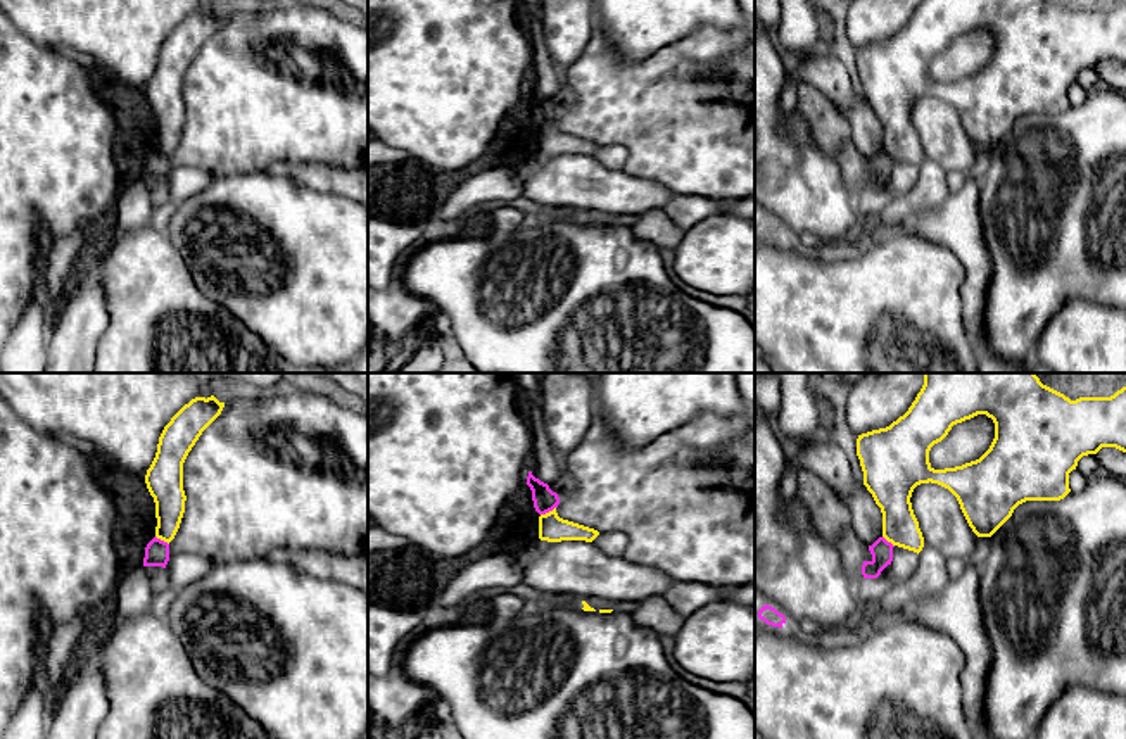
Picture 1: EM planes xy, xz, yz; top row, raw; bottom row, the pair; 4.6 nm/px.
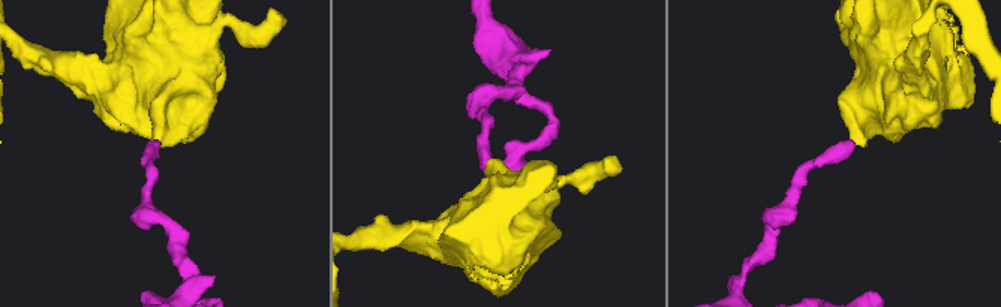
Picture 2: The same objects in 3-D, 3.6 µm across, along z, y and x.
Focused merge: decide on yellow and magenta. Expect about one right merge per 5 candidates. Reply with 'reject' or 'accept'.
reject

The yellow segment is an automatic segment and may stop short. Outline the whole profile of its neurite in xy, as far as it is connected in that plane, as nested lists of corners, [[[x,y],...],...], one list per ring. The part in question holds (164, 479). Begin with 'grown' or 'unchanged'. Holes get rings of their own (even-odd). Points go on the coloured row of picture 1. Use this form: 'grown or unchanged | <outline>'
unchanged | [[[214,395],[207,399],[195,397],[171,418],[159,437],[157,452],[147,470],[145,483],[155,502],[155,537],[168,544],[174,539],[185,513],[183,463],[202,432],[221,414],[223,407],[225,402],[219,402]]]

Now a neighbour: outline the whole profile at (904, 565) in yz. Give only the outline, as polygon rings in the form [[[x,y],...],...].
[[[898,546],[893,547],[893,561],[891,561],[893,582],[908,580],[915,573],[917,565],[919,565],[917,553]]]

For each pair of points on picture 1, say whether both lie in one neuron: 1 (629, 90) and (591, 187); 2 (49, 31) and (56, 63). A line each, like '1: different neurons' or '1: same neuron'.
1: different neurons
2: different neurons

